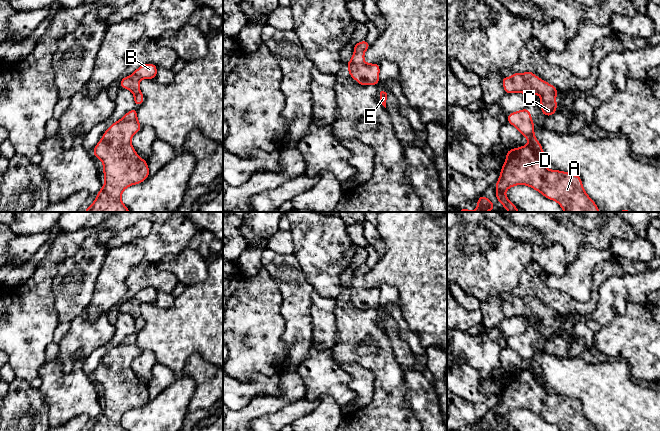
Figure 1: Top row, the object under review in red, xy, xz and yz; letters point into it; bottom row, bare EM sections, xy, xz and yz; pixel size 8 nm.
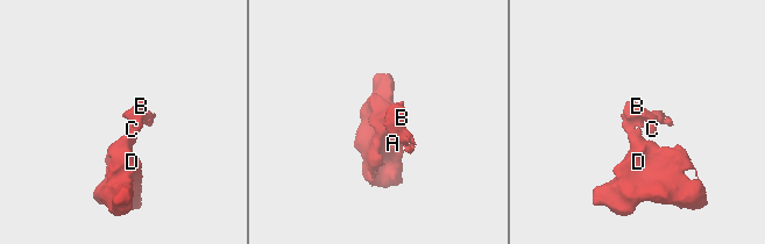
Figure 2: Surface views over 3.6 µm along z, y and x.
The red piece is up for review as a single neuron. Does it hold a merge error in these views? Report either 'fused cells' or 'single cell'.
single cell

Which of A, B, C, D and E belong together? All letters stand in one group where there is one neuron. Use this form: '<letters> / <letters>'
A B C D E

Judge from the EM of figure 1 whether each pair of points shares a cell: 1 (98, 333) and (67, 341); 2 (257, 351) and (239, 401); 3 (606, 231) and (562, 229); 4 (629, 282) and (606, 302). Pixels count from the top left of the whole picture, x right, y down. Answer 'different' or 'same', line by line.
1: same
2: different
3: same
4: same

